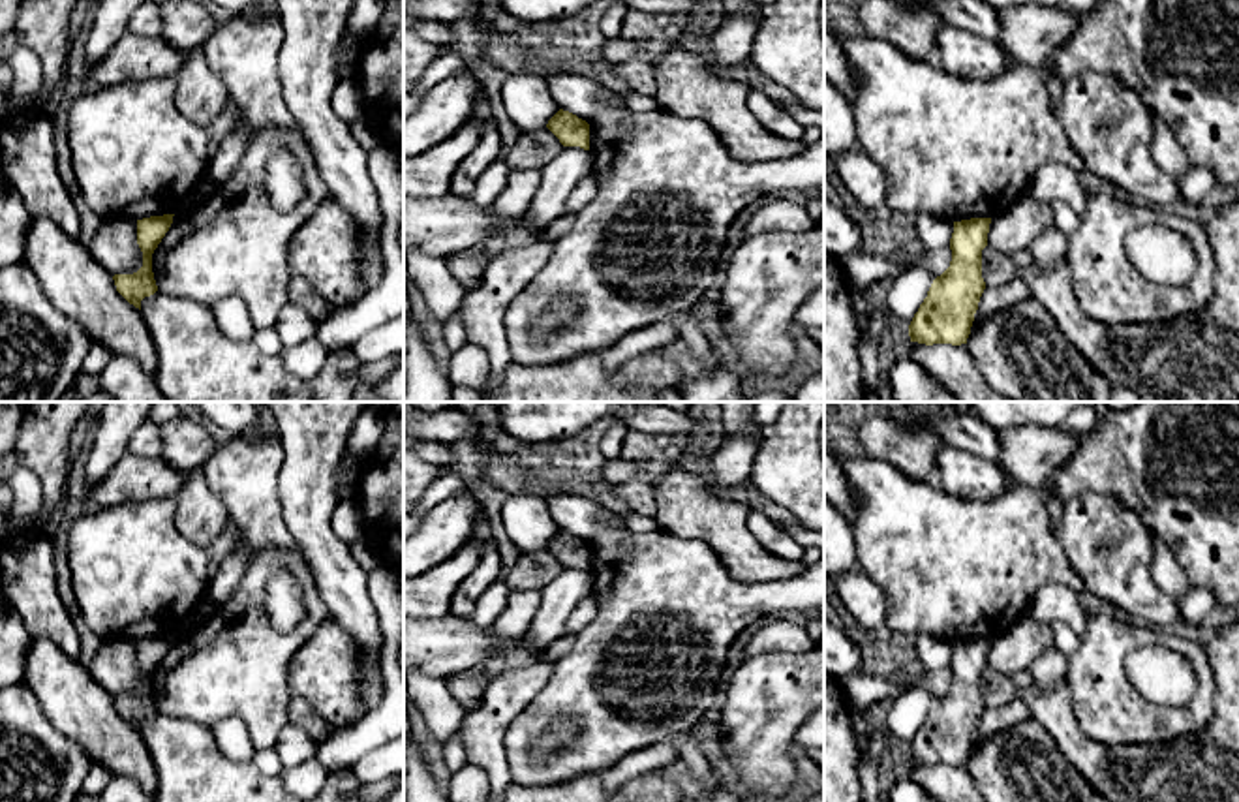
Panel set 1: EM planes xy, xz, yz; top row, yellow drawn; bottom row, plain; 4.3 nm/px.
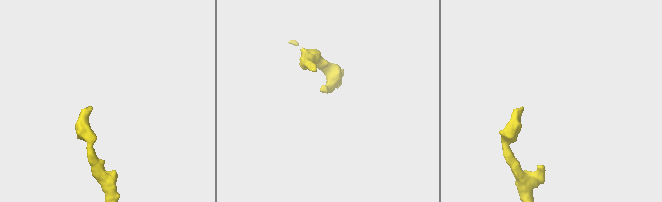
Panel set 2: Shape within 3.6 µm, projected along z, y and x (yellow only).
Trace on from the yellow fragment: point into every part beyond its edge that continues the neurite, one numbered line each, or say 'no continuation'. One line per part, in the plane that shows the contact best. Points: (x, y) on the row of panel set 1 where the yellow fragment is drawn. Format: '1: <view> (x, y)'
no continuation

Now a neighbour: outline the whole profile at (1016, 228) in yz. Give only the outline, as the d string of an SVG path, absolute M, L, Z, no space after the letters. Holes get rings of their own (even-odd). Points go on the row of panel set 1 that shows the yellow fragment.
M1025 193L1008 210L991 218L987 244L1012 255L1053 225L1055 216L1049 203Z

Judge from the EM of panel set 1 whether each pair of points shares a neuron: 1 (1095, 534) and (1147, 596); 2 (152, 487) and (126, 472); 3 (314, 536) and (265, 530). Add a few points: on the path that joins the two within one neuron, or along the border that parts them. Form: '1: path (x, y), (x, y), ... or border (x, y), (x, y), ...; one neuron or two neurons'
1: path (1112, 543), (1114, 562), (1131, 579); one neuron
2: path (147, 481), (132, 478); one neuron
3: border (276, 489), (282, 521), (295, 545); two neurons

